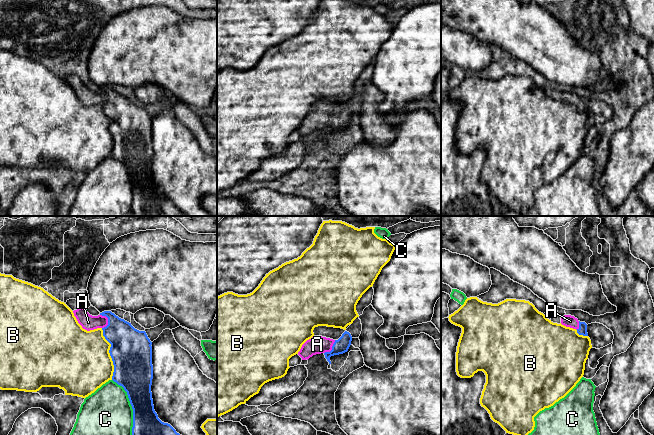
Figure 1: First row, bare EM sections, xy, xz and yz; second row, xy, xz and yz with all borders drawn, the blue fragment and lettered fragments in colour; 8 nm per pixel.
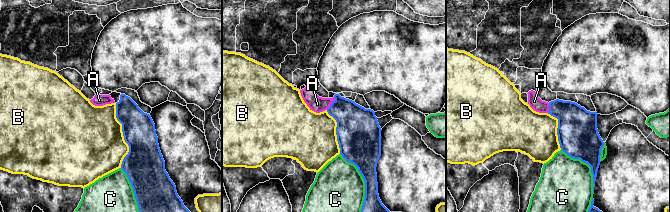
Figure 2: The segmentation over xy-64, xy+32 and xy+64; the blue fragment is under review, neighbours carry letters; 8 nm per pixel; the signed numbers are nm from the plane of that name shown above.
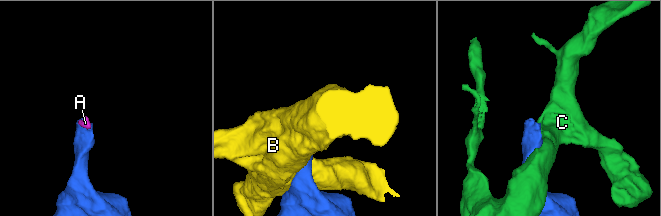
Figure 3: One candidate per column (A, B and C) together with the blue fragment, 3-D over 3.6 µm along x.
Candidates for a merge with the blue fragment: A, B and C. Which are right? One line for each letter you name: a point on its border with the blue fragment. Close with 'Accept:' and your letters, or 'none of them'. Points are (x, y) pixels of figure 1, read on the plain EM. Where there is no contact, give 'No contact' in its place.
A: Touches blue at xy (108, 96)
Accept: A

